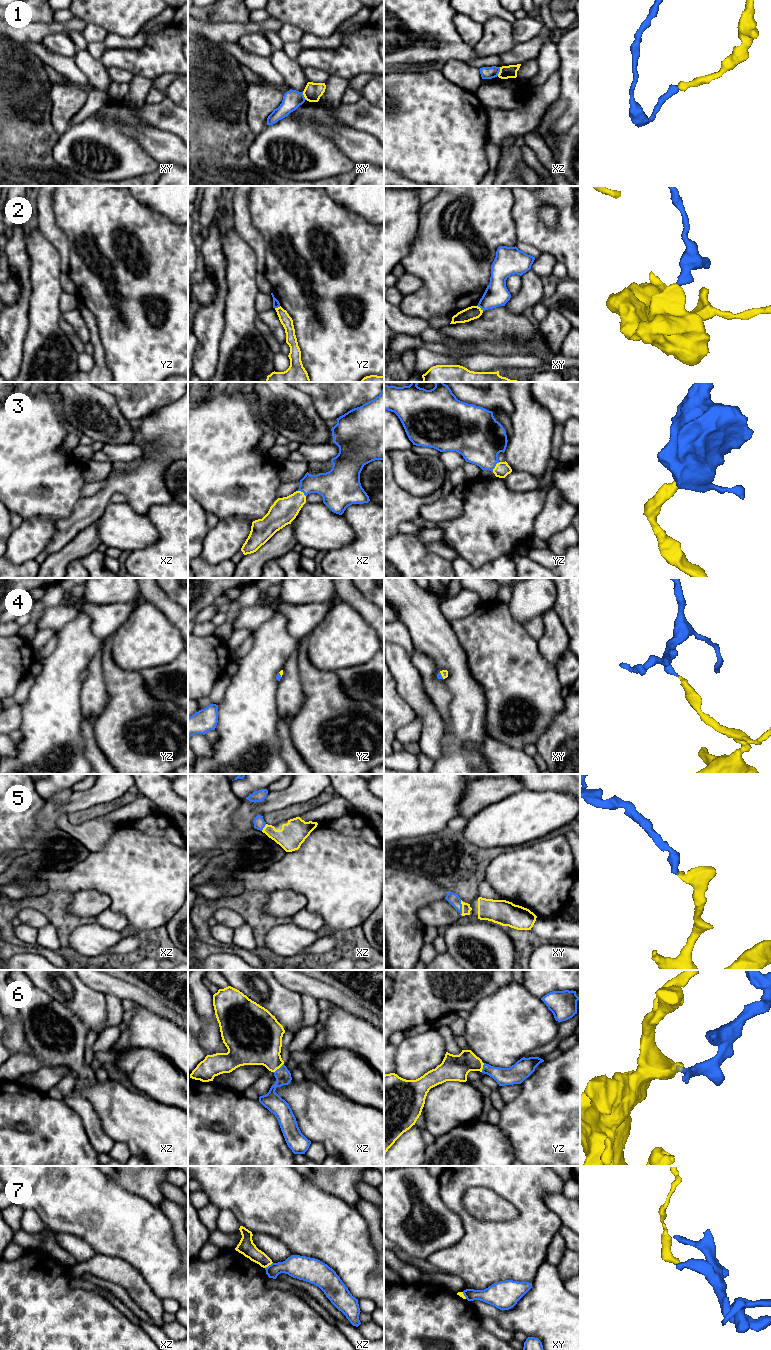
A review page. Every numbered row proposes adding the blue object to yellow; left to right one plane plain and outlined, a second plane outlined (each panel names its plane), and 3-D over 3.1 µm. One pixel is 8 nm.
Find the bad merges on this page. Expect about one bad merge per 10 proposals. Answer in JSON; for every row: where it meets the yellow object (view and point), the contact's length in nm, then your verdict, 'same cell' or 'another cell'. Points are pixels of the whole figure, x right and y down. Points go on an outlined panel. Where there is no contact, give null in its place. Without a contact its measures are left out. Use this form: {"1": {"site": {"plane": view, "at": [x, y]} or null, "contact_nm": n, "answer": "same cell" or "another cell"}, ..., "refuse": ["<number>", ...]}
{"1": {"site": {"plane": "xz", "at": [500, 71]}, "contact_nm": 80, "answer": "another cell"}, "2": {"site": {"plane": "xy", "at": [479, 307]}, "contact_nm": 70, "answer": "another cell"}, "3": {"site": {"plane": "yz", "at": [495, 466]}, "contact_nm": 100, "answer": "same cell"}, "4": {"site": {"plane": "xy", "at": [441, 674]}, "contact_nm": 70, "answer": "same cell"}, "5": {"site": {"plane": "xy", "at": [462, 907]}, "contact_nm": 120, "answer": "same cell"}, "6": {"site": {"plane": "xz", "at": [278, 1068]}, "contact_nm": 120, "answer": "same cell"}, "7": {"site": {"plane": "xz", "at": [268, 1265]}, "contact_nm": 80, "answer": "another cell"}, "refuse": ["1", "2", "7"]}

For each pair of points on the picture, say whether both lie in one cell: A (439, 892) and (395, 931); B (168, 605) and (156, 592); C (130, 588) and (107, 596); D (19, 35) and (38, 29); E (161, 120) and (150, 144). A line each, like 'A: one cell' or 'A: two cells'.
A: one cell
B: one cell
C: one cell
D: one cell
E: two cells

